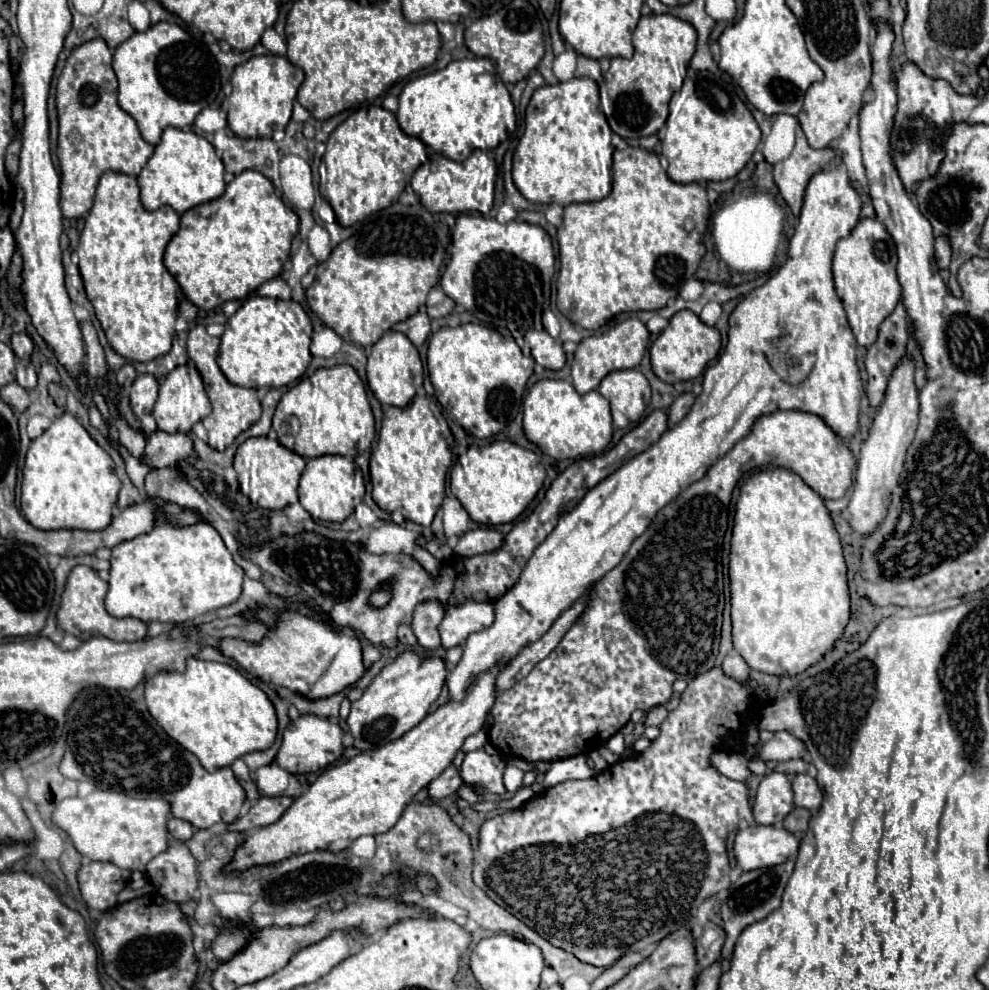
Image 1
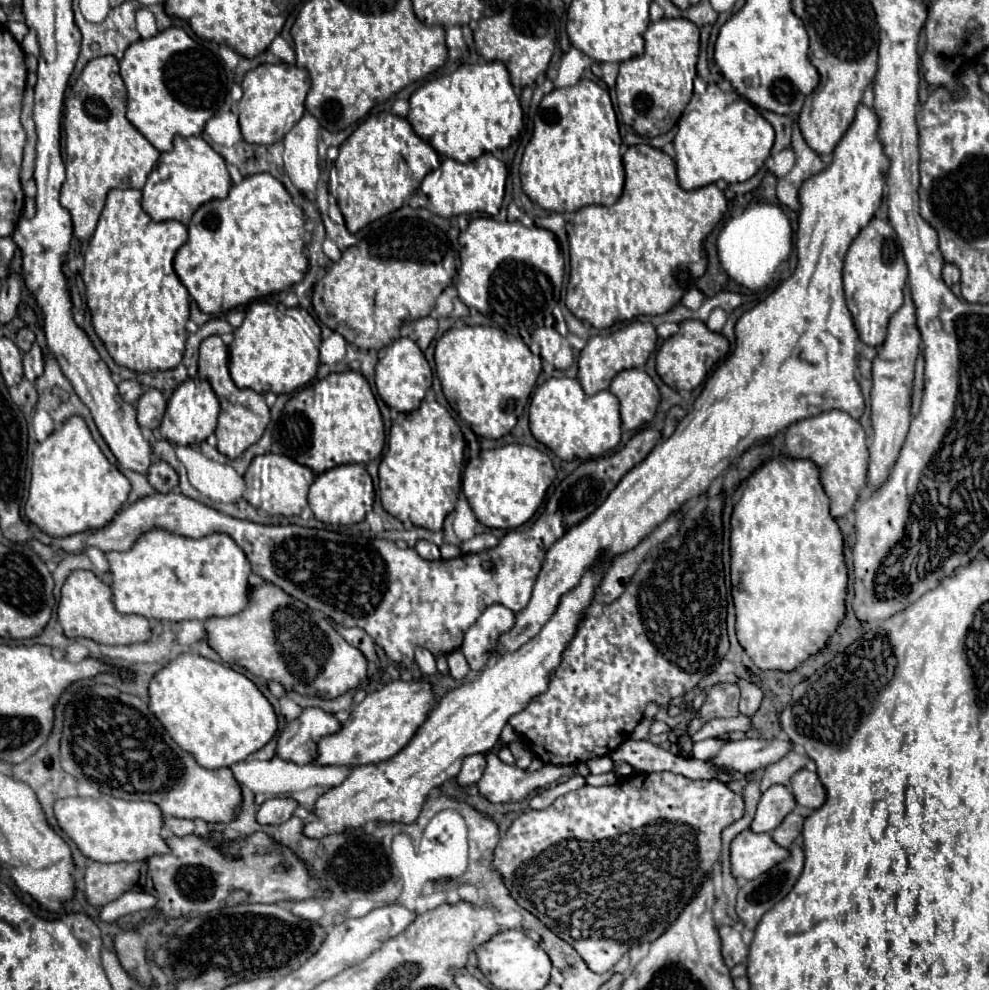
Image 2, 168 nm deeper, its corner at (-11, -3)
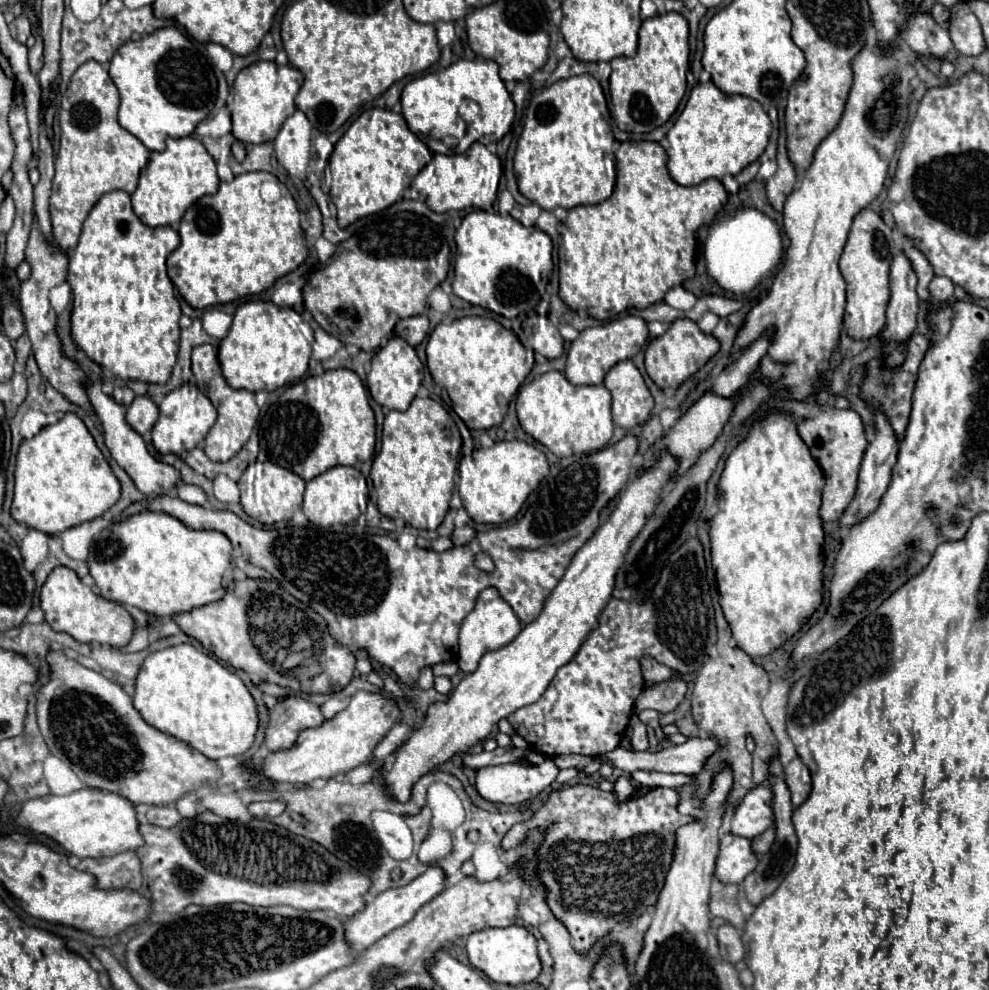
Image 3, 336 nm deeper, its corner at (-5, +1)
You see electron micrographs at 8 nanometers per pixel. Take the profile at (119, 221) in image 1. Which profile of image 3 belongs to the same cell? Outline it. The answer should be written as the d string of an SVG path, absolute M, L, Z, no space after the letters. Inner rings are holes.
M125 191L105 193L87 215L79 243L69 257L67 283L73 293L71 337L77 347L97 365L107 367L117 379L145 381L163 385L171 377L171 369L179 351L179 317L181 307L175 297L171 279L167 277L165 259L179 245L179 233L171 227L147 227L131 209Z

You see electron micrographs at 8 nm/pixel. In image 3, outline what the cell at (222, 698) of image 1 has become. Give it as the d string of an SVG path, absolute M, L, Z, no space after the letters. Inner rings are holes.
M191 643L151 653L137 675L133 707L159 731L189 743L209 759L243 755L257 733L257 709L245 683Z

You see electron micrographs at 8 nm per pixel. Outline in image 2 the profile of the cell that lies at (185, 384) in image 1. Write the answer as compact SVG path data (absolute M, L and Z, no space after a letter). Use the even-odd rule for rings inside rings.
M195 377L191 381L183 381L183 385L179 385L179 389L175 389L175 393L167 401L167 411L165 411L165 417L159 427L161 437L175 445L201 443L215 431L219 411L221 411L219 401L207 379Z

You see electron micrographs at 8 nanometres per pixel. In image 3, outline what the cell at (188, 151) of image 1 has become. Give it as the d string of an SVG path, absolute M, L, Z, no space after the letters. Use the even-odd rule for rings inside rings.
M195 137L167 139L165 151L151 153L147 167L141 171L137 191L131 195L131 203L141 223L149 227L161 227L161 225L177 227L185 211L203 195L217 193L217 187L219 177L215 161L199 139Z

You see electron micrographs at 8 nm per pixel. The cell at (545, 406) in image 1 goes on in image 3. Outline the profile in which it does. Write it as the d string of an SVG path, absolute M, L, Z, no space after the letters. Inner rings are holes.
M549 371L523 385L517 393L517 419L527 435L557 457L603 449L613 435L611 397L605 385L571 385L563 373Z

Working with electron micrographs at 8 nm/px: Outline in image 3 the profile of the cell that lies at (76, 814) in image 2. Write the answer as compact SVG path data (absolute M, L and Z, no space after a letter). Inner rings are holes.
M83 789L71 795L45 795L21 803L15 825L33 833L45 835L57 841L71 855L83 857L109 857L121 851L135 851L143 845L143 837L137 831L137 819L133 803L121 795L97 789Z

